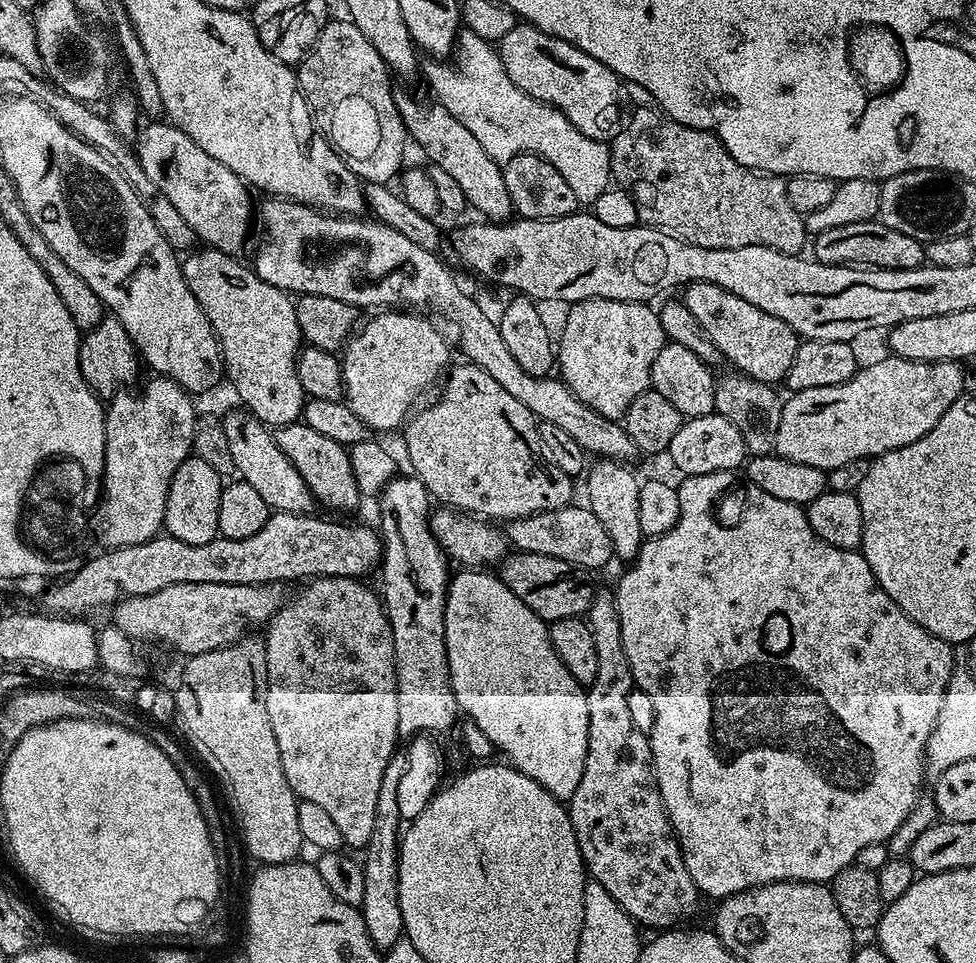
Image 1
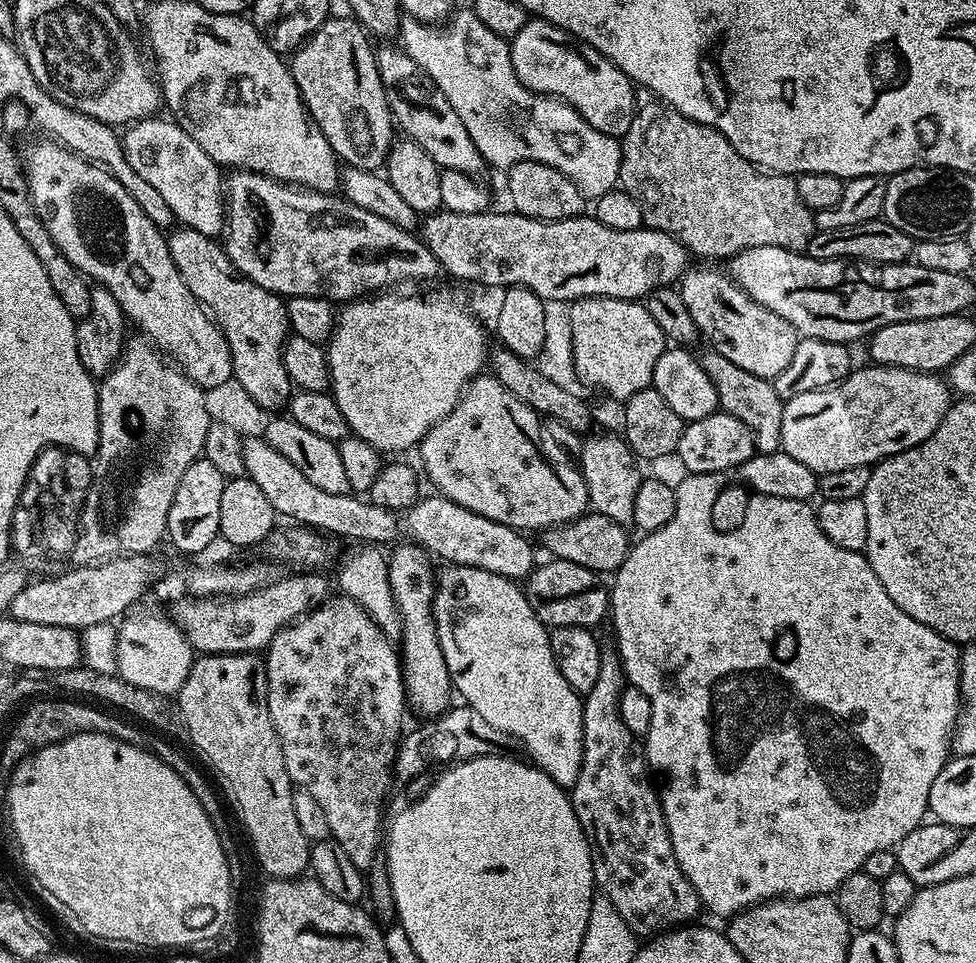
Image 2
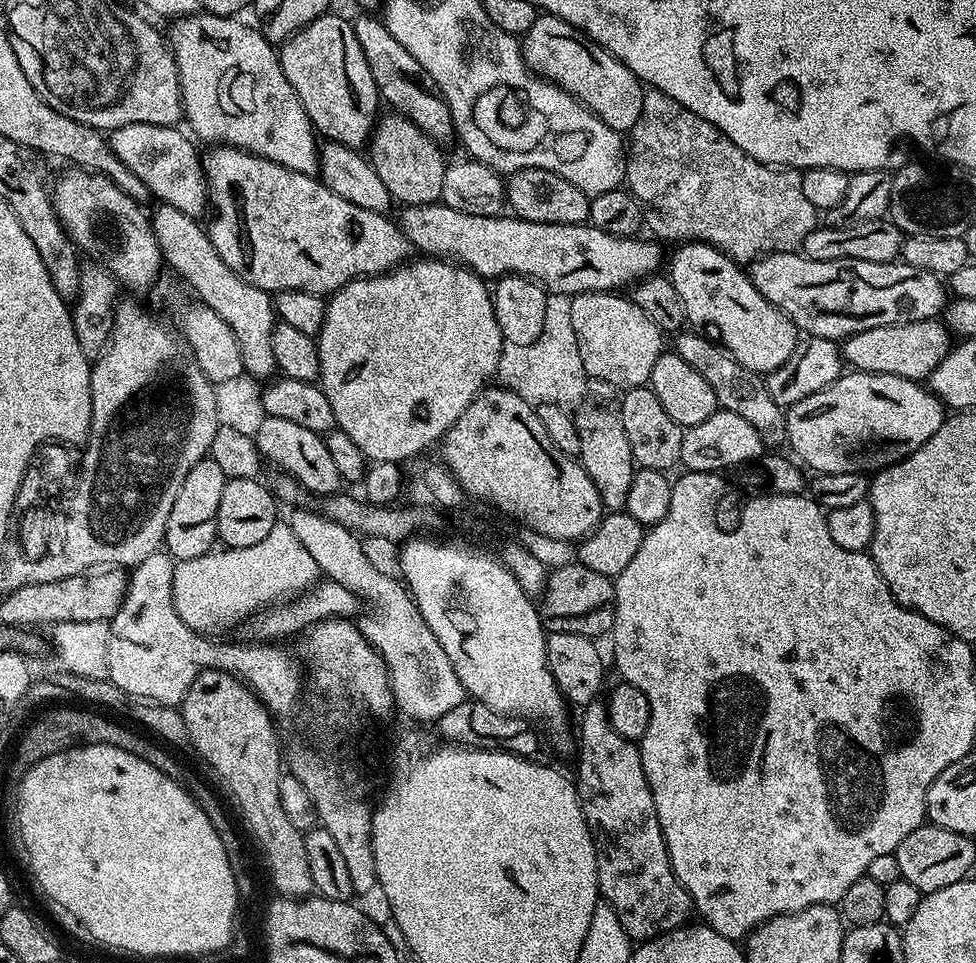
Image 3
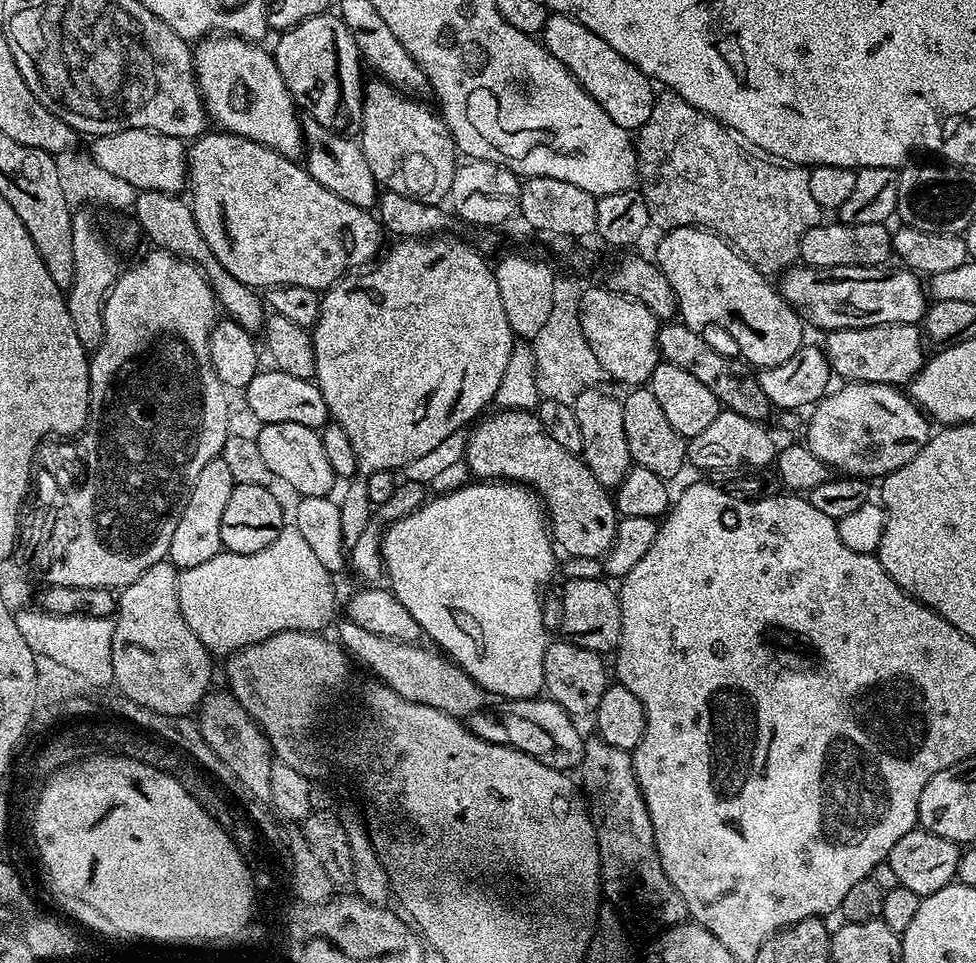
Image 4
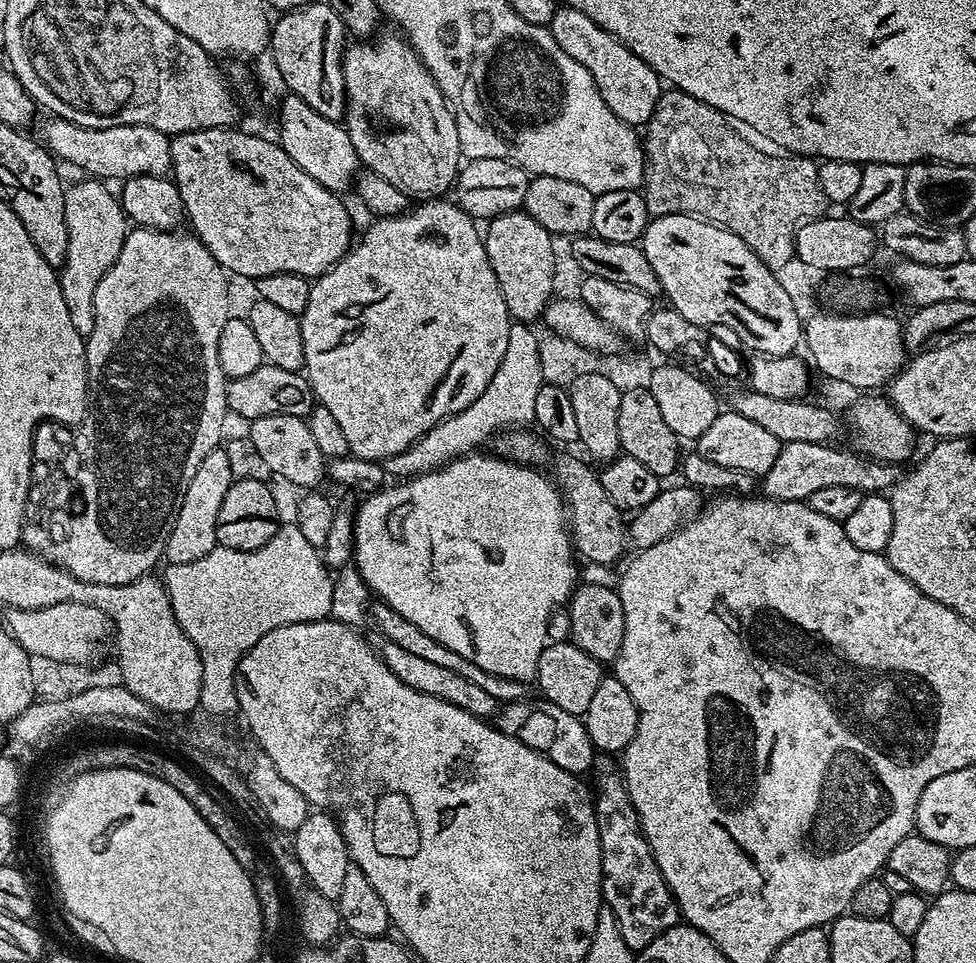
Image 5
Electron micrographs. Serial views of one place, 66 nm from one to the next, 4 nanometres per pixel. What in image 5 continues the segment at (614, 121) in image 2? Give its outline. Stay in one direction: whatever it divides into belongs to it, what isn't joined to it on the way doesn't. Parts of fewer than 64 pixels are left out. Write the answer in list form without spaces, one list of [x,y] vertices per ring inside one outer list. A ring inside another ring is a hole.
[[[557,7],[551,22],[551,30],[554,34],[554,42],[574,58],[574,62],[582,62],[586,70],[590,70],[590,78],[598,86],[602,94],[602,102],[618,114],[622,122],[633,126],[647,125],[648,120],[654,114],[654,106],[658,106],[658,98],[662,91],[660,75],[656,73],[638,54],[634,54],[618,38],[614,38],[594,18],[586,18],[582,10]]]

